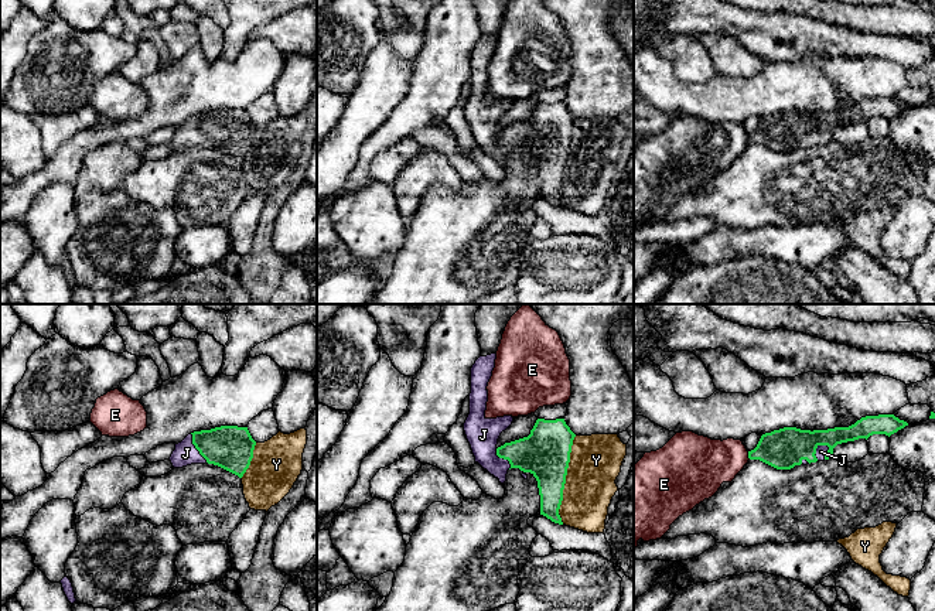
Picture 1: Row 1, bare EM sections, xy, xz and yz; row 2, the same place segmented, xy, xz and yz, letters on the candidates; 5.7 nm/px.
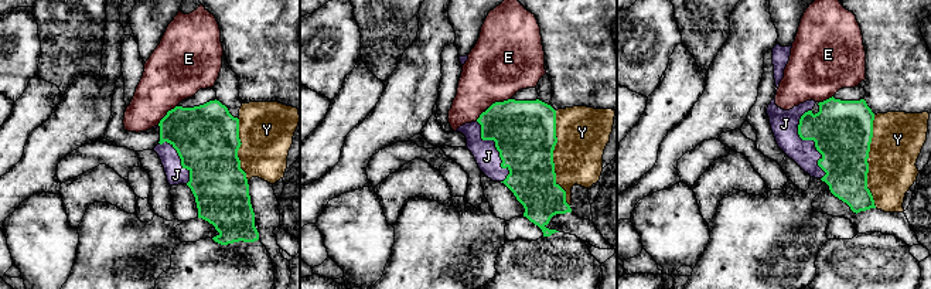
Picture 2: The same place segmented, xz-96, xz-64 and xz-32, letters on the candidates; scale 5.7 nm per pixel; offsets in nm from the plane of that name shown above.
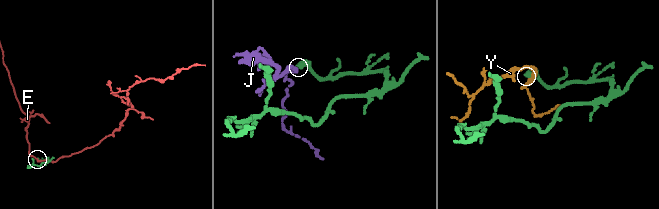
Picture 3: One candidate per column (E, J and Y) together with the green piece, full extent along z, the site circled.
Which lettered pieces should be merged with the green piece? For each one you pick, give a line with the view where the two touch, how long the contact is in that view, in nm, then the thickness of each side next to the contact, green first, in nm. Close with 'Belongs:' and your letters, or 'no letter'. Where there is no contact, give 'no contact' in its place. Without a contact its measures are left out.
J: yz | 110 nm | 240/60 nm
Belongs: J

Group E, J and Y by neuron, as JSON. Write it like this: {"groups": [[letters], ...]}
{"groups": [["E"], ["J"], ["Y"]]}

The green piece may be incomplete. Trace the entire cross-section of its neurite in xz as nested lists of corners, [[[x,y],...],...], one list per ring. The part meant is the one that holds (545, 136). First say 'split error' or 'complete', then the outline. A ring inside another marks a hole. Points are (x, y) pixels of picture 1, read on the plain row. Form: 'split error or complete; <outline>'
split error; [[[496,37],[480,40],[471,51],[470,98],[464,115],[475,146],[505,167],[509,151],[530,156],[540,178],[540,198],[563,208],[559,192],[563,184],[571,129],[576,117],[564,102],[538,102],[528,120],[498,130],[498,122],[513,105],[512,99],[487,102],[488,65]]]

